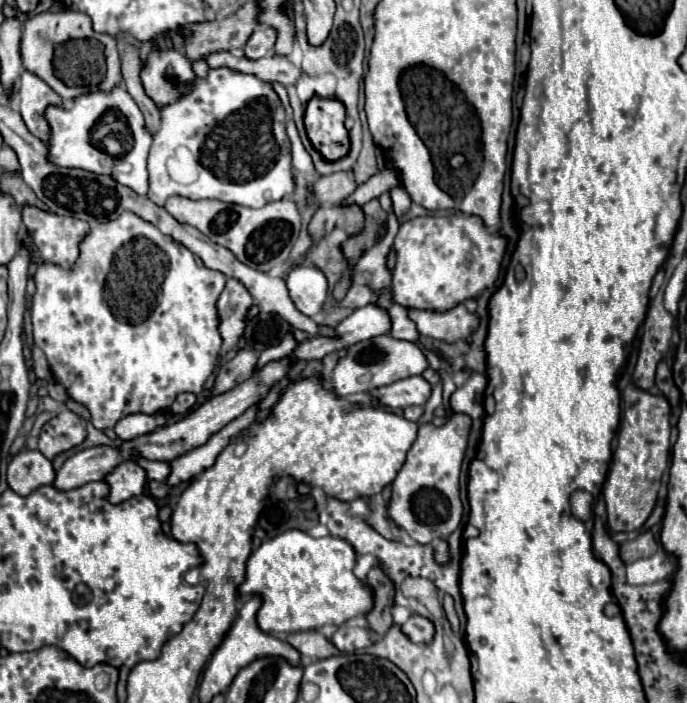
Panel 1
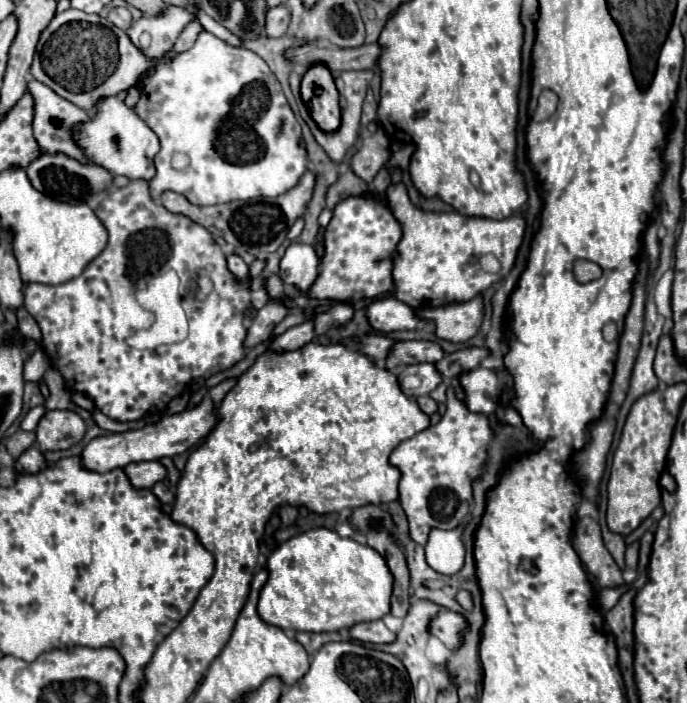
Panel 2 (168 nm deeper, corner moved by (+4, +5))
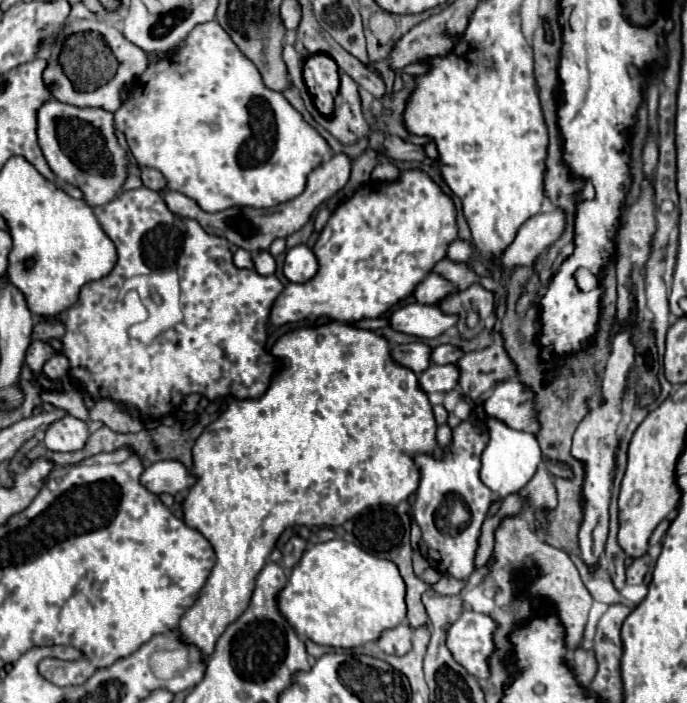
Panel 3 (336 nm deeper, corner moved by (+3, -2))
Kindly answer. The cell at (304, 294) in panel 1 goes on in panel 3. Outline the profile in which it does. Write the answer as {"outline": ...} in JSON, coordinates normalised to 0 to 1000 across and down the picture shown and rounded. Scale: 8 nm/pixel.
{"outline":[[[437,347],[437,350],[428,350],[416,358],[416,376],[413,376],[413,393],[422,398],[422,401],[431,401],[431,404],[440,404],[440,401],[448,401],[463,384],[463,373],[460,373],[460,364],[457,358]]]}

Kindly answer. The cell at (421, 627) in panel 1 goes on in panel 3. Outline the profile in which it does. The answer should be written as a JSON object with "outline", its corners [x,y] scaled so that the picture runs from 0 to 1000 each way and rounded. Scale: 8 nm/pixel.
{"outline":[[[672,871],[652,896],[649,916],[661,939],[699,967],[710,962],[710,933],[719,925],[719,893],[722,888],[713,876],[696,871]]]}

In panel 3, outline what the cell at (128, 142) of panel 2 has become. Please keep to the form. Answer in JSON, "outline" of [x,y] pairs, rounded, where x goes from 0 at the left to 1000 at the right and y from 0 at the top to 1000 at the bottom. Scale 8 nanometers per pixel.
{"outline":[[[204,236],[201,239],[201,248],[204,248],[204,256],[207,256],[210,265],[215,265],[215,267],[221,267],[227,273],[236,273],[239,270],[242,259],[239,259],[239,253],[236,253],[236,248],[230,242],[215,239],[215,236]]]}

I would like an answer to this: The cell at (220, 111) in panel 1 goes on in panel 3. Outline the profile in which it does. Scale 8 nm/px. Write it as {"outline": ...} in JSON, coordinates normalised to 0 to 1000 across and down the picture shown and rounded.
{"outline":[[[314,28],[300,31],[300,34],[288,34],[274,48],[274,54],[268,60],[268,68],[262,74],[247,74],[236,88],[239,88],[236,102],[227,102],[227,91],[218,91],[218,97],[201,111],[198,122],[207,128],[207,134],[204,137],[189,137],[186,145],[178,148],[175,156],[166,162],[166,174],[169,174],[169,182],[175,188],[180,188],[195,228],[207,236],[218,236],[218,239],[227,239],[227,242],[236,245],[236,250],[245,259],[242,270],[256,270],[256,273],[279,282],[297,302],[320,302],[320,299],[329,299],[329,296],[338,296],[338,293],[393,296],[393,293],[405,293],[410,287],[428,284],[431,279],[437,279],[443,273],[448,248],[480,222],[480,211],[477,211],[475,199],[454,179],[448,179],[440,171],[440,165],[419,148],[419,142],[408,131],[399,131],[399,128],[393,128],[381,119],[381,108],[378,108],[376,97],[370,97],[370,91],[364,91],[364,85],[358,85],[358,80],[352,80],[349,68],[338,60],[338,54],[326,46],[326,40],[317,37]]]}

